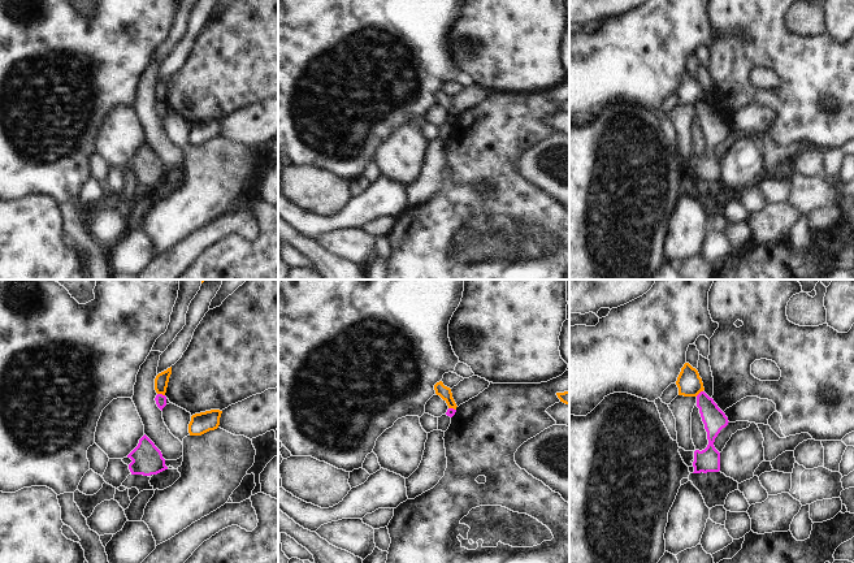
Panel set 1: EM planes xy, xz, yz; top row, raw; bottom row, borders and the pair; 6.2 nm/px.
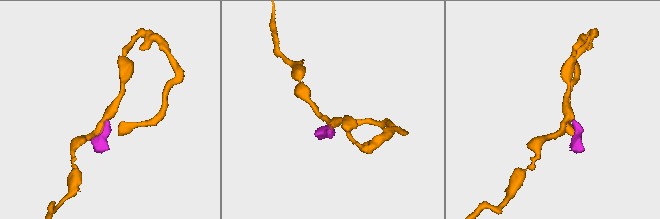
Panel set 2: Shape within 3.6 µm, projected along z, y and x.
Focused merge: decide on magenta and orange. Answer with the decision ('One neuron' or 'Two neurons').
Two neurons.

